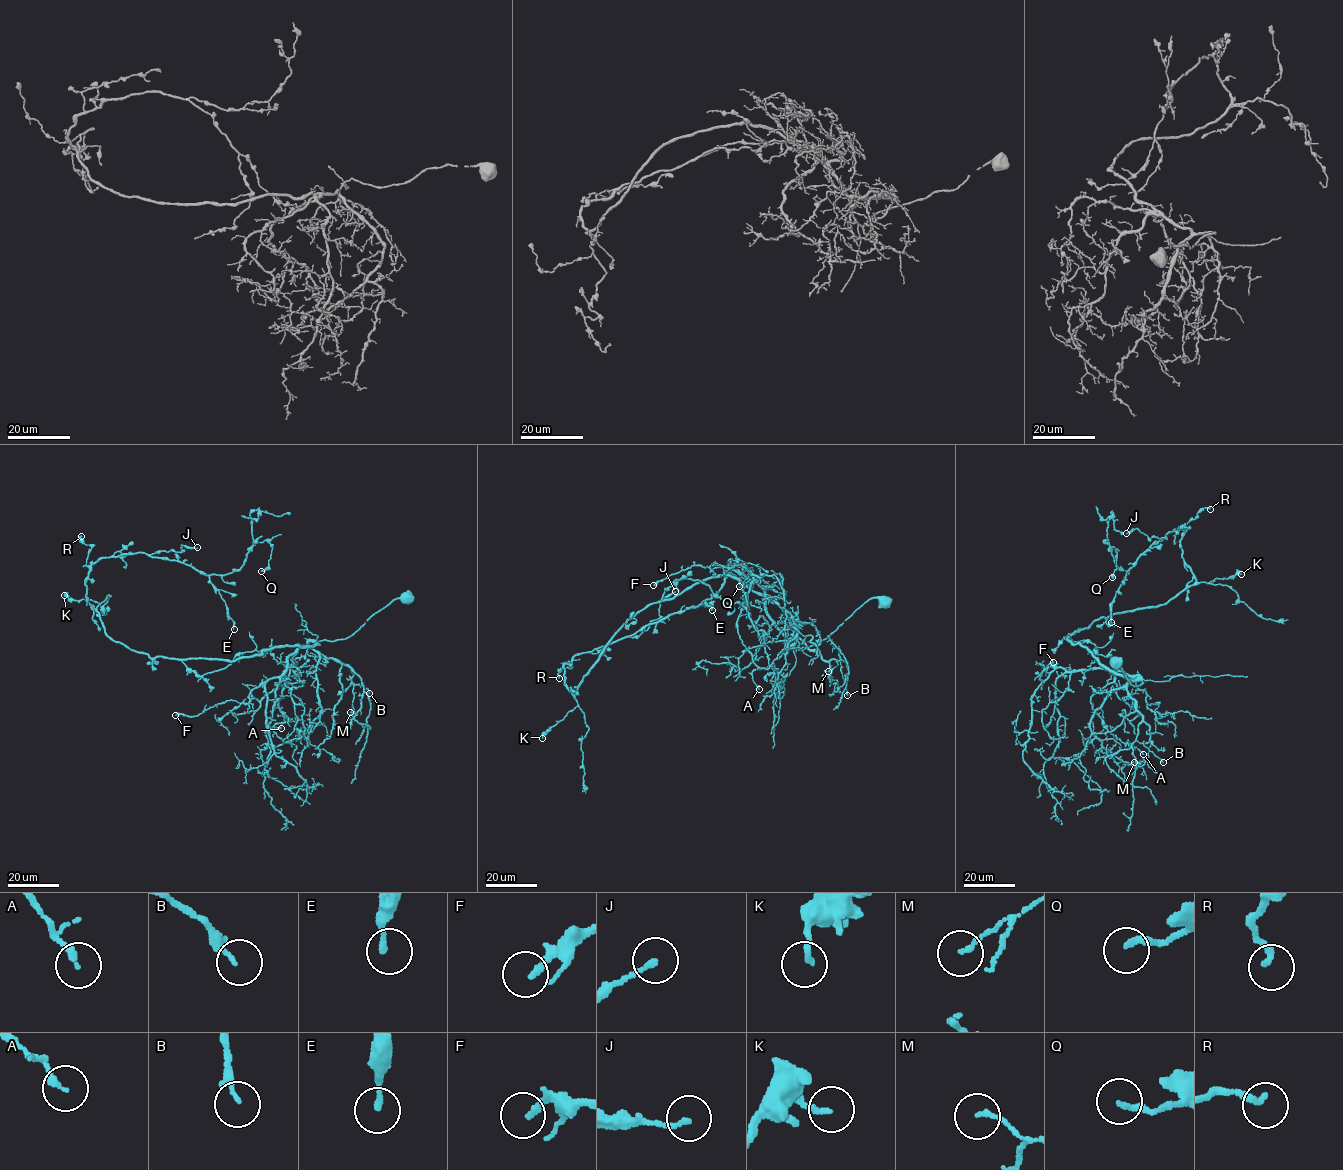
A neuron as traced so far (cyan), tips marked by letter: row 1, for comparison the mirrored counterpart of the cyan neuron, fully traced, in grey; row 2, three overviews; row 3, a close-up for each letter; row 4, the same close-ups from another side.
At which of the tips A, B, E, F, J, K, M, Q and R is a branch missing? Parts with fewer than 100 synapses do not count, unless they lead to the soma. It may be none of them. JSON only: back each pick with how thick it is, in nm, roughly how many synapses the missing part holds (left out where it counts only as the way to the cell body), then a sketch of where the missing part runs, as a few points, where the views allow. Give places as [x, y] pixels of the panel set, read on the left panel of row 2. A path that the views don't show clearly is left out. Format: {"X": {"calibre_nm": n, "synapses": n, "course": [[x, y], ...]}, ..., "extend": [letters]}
{"extend": []}

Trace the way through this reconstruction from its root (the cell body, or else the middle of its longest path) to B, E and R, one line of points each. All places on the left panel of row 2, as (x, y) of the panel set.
B: (406, 596), (394, 599), (346, 638), (308, 642), (323, 655), (349, 666), (369, 693)
E: (406, 596), (313, 647), (152, 657), (106, 634), (87, 599), (90, 566), (140, 552), (191, 565), (234, 629)
R: (406, 596), (351, 635), (313, 647), (231, 661), (152, 657), (105, 631), (87, 599), (91, 548), (81, 536)

